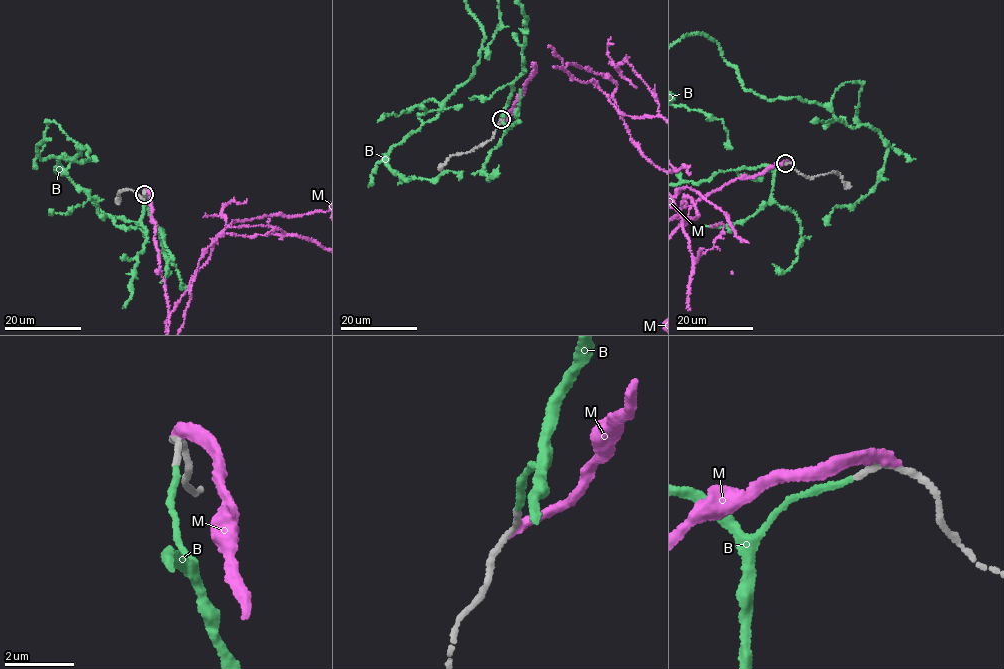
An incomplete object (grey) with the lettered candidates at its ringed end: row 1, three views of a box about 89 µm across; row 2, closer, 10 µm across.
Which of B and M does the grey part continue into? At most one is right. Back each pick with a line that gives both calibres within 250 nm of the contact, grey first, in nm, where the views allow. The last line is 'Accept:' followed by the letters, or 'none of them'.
B: 160/180 nm
Accept: B

